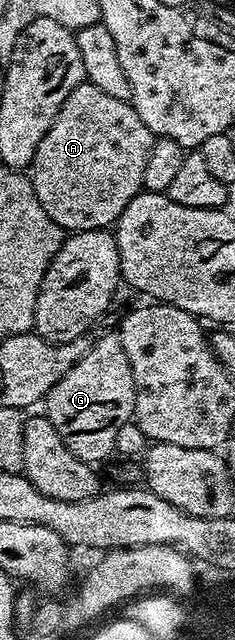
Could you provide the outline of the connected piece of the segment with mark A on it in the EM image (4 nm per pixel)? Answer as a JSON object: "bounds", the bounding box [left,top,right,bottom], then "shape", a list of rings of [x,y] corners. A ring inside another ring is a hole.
{"bounds":[30,82,154,232],"shape":[[[90,82],[79,83],[66,97],[54,125],[42,137],[38,153],[30,168],[32,188],[52,222],[58,224],[65,232],[103,231],[111,228],[120,214],[130,205],[134,196],[140,194],[144,186],[144,174],[154,142],[152,131],[138,117],[131,102],[110,97],[102,93]]]}

